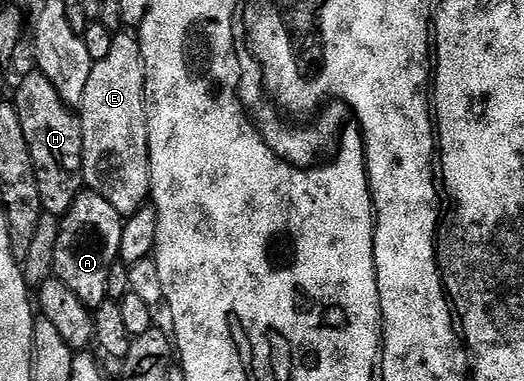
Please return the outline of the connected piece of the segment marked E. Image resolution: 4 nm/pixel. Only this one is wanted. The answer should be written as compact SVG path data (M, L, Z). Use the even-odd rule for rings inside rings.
M120 31L112 38L112 46L106 59L95 62L90 71L90 80L86 82L86 91L82 91L82 103L78 107L78 116L80 118L80 130L82 131L82 159L84 160L84 185L89 190L98 195L102 195L102 199L106 199L106 203L110 203L110 207L114 207L114 211L118 211L120 216L128 218L134 215L134 211L138 211L149 200L152 192L152 172L150 171L150 151L148 150L148 116L146 115L146 99L144 98L144 64L142 63L142 51L140 50L139 40L135 36L132 37L128 31Z

